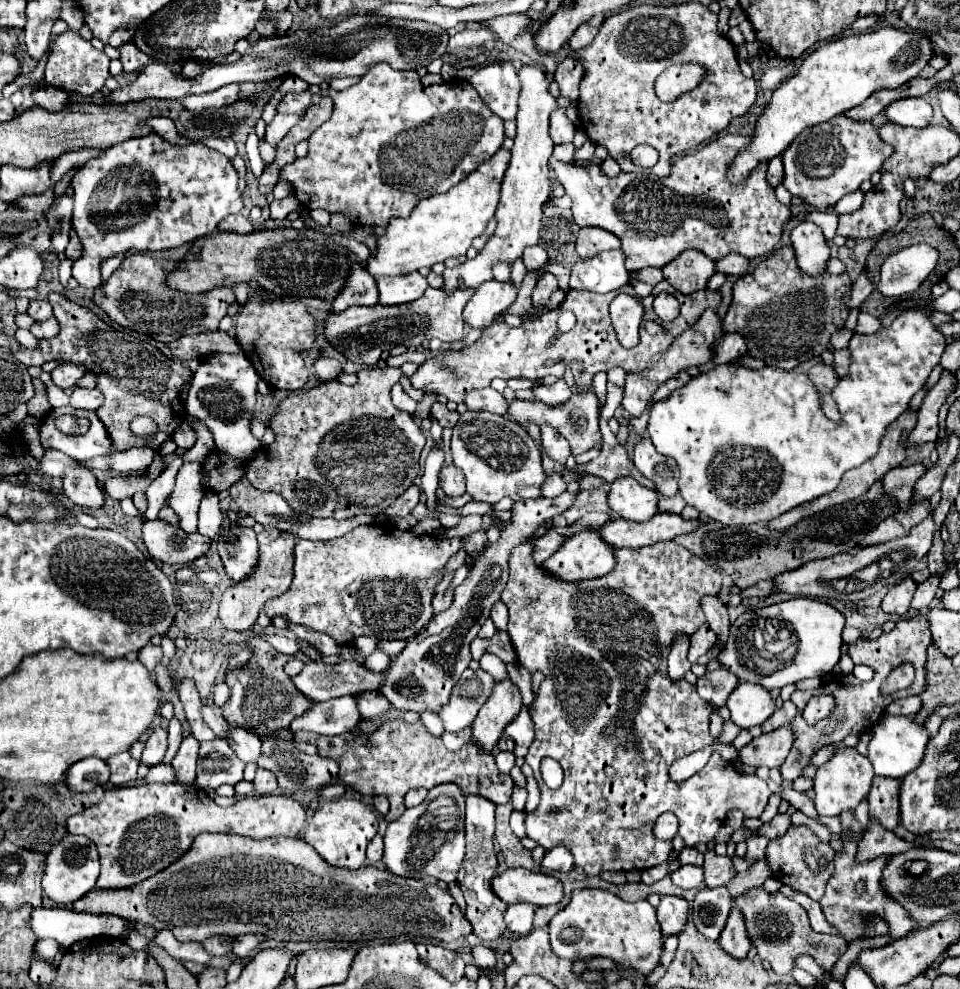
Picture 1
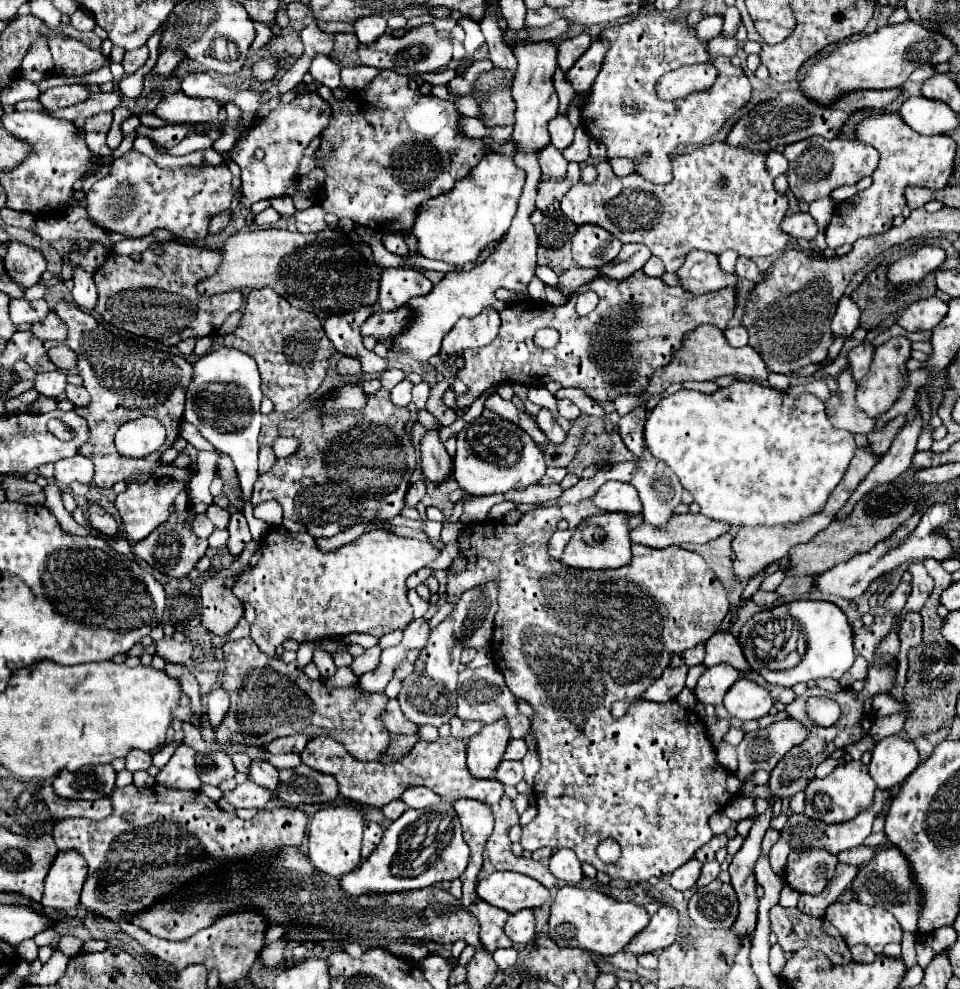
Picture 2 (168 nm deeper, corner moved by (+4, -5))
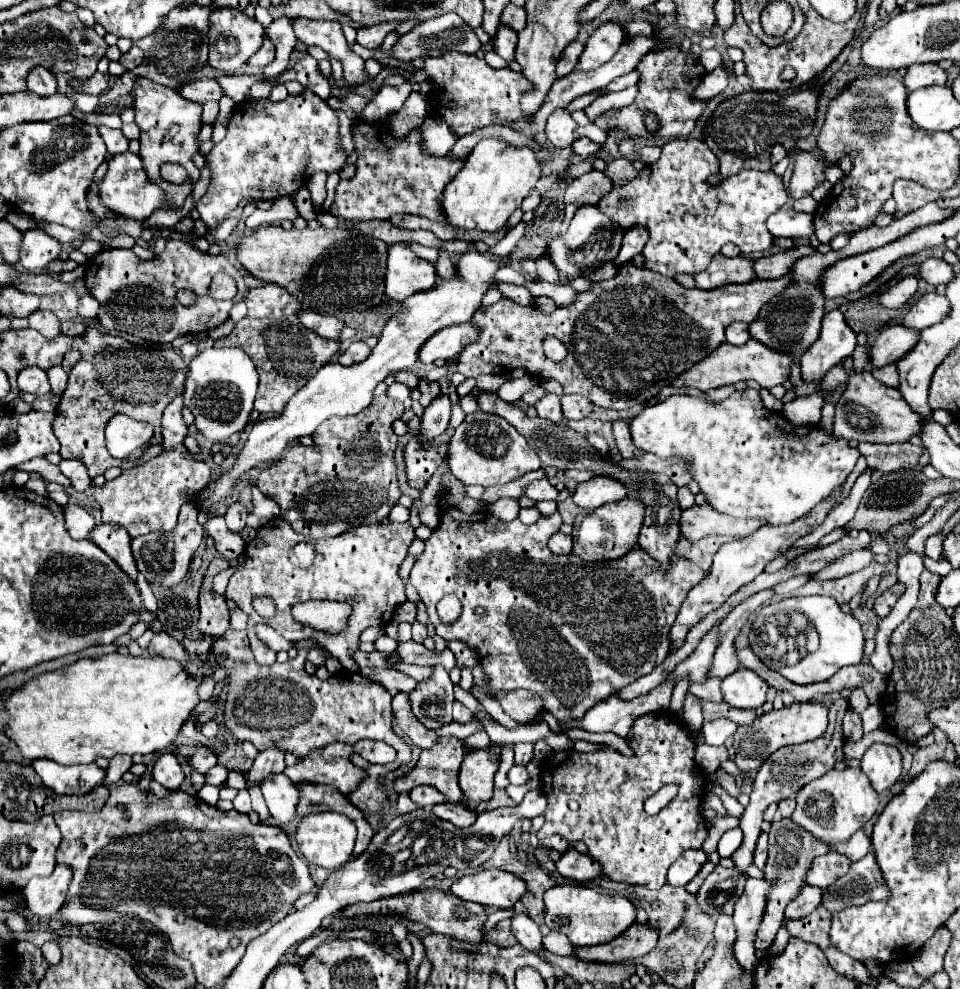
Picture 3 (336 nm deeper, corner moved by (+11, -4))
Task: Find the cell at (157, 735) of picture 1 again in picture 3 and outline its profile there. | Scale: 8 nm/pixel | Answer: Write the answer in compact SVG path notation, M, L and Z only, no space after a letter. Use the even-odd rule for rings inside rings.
M115 756L115 758L111 758L109 760L109 766L105 770L107 772L107 786L117 784L119 778L131 768L131 764L133 764L131 756Z

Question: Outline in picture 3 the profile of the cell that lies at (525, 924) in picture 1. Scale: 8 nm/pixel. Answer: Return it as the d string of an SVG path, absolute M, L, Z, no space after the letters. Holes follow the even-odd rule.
M515 914L511 918L511 934L517 938L517 942L525 950L535 952L535 950L539 950L543 946L541 930L539 930L539 926L527 914Z

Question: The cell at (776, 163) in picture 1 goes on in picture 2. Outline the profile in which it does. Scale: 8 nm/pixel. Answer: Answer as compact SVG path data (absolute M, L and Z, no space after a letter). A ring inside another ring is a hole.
M770 151L768 159L766 159L766 167L768 167L768 173L772 177L778 177L778 175L788 171L788 161L780 151Z

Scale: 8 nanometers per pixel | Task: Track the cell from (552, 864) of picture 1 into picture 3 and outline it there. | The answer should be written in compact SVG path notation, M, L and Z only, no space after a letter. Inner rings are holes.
M573 848L563 852L561 858L555 862L555 866L563 878L569 878L573 882L589 882L601 874L599 866L589 856L579 854Z

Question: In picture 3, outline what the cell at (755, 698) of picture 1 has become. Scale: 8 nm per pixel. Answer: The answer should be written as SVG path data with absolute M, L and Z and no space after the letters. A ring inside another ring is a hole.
M739 668L731 676L727 676L721 684L723 700L733 708L743 710L763 706L767 700L767 690L769 690L767 682L747 668Z

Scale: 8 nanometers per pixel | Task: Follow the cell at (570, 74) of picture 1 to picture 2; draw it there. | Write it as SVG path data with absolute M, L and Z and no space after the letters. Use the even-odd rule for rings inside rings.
M602 39L592 41L588 51L566 73L566 79L574 87L576 93L584 93L590 89L590 85L594 83L594 77L598 75L598 69L602 67L606 49L610 49L610 45L606 45L606 41L602 41Z

